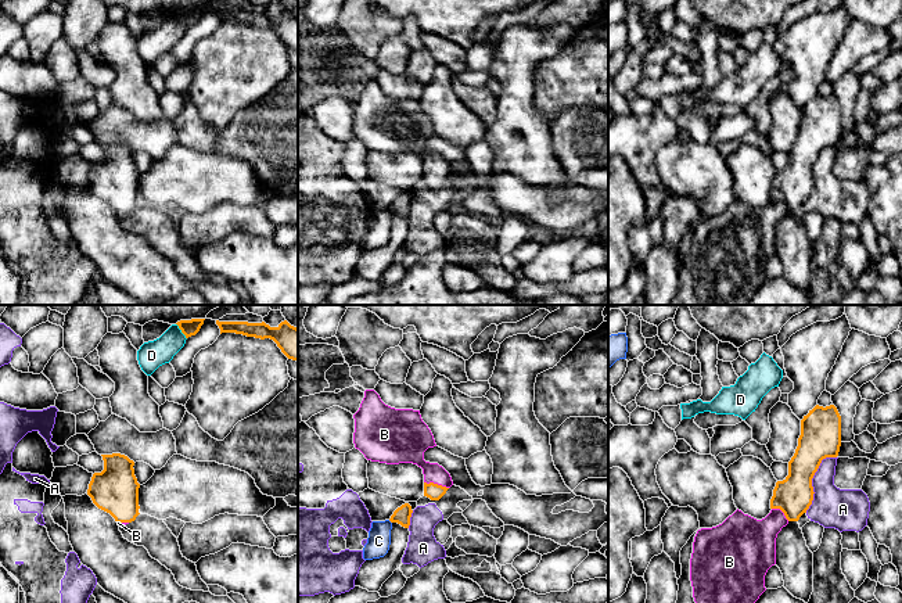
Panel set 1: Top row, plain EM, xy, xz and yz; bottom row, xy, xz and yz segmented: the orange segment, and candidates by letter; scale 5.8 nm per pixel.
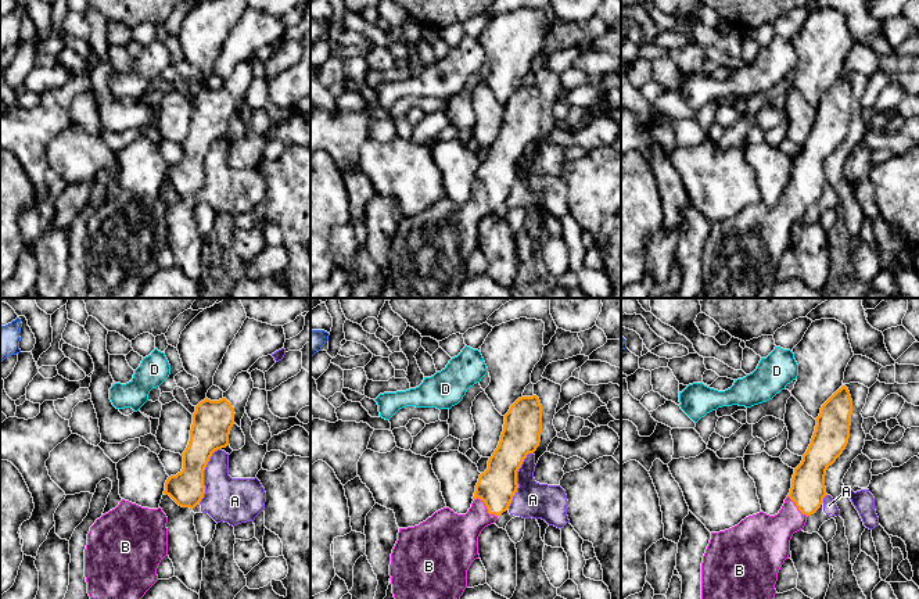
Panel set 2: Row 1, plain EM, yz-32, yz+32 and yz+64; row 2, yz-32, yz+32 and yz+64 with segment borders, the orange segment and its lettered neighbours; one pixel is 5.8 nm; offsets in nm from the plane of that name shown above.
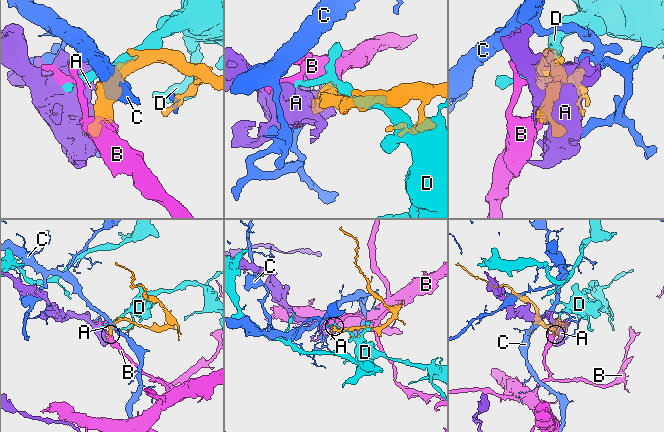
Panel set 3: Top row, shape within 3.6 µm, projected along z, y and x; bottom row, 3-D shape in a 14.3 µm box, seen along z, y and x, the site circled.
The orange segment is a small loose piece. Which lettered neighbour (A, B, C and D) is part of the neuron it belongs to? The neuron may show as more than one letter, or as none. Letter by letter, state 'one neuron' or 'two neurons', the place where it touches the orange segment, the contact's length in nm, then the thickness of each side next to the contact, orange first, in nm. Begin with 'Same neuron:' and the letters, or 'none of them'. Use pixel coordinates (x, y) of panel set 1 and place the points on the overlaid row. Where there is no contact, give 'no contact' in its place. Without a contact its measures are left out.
Same neuron: B
A: two neurons; contact yz (811, 480); length 380 nm; calibres 240 and 240 nm
B: one neuron; contact xz (437, 484); length 150 nm; calibres 90 and 150 nm
C: two neurons; no contact
D: two neurons; contact xy (182, 331); length 110 nm; calibres 100 and 160 nm

